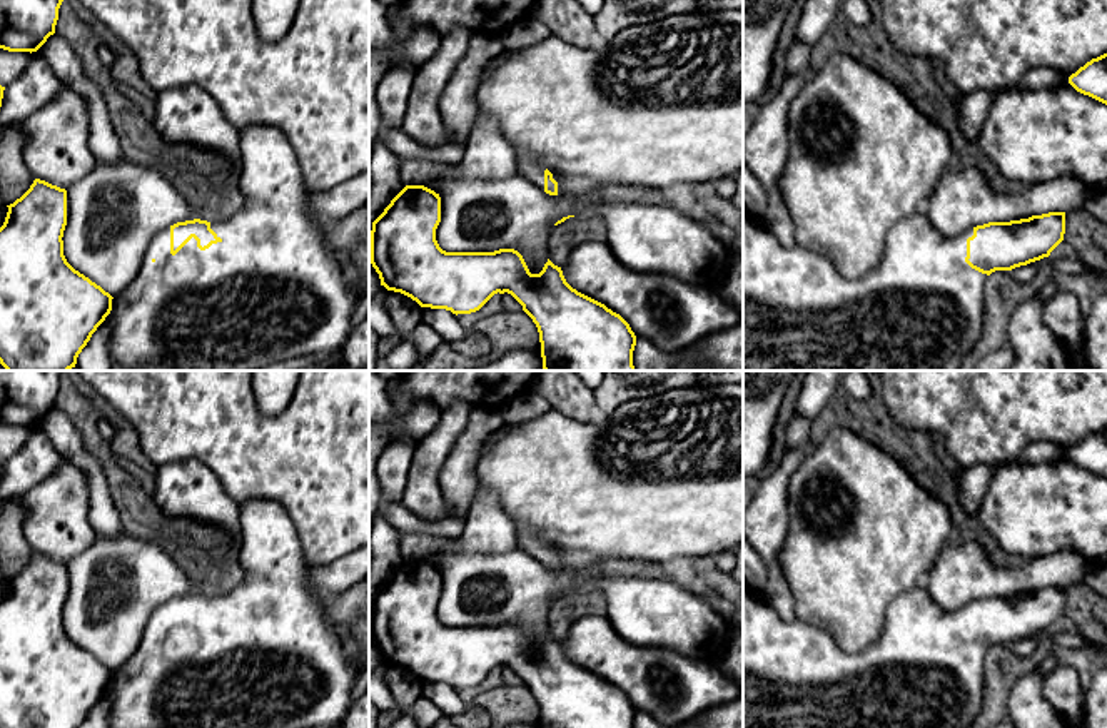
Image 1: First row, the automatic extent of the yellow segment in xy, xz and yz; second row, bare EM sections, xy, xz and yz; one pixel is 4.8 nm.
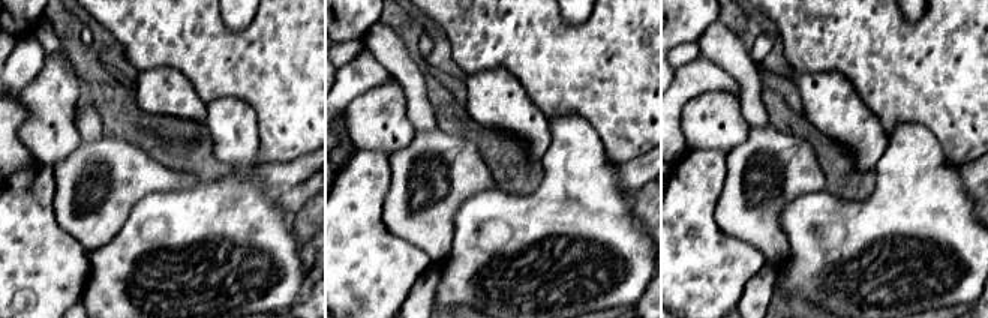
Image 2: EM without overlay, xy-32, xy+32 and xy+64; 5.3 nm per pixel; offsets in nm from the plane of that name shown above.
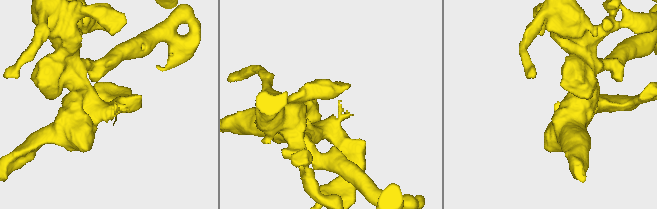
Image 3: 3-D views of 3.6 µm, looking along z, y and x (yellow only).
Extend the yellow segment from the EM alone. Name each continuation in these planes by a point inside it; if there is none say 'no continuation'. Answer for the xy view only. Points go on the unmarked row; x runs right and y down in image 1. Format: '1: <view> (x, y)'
1: xy (272, 660)

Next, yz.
1: yz (922, 672)

